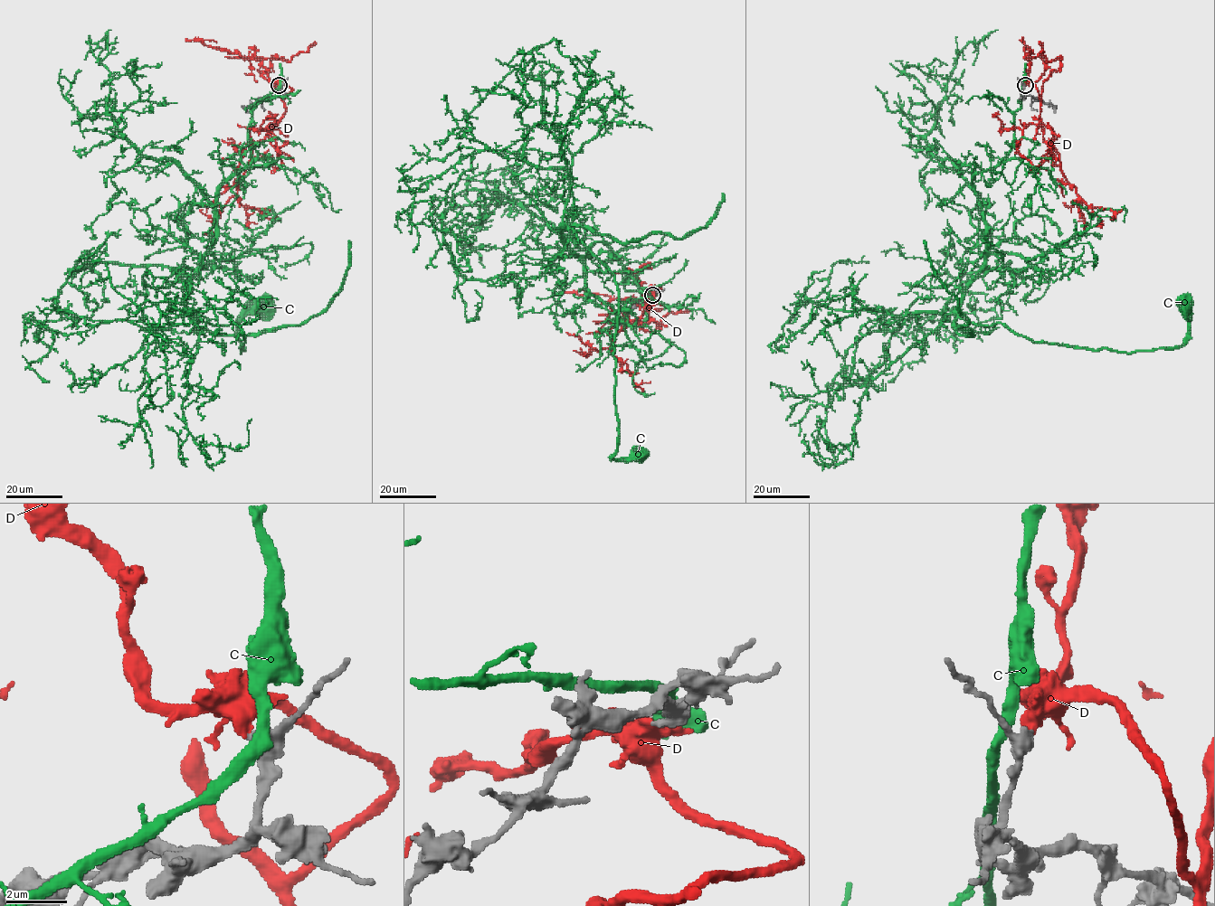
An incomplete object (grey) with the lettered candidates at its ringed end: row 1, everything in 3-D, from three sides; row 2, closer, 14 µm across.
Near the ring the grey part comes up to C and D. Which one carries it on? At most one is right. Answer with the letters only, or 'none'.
D

